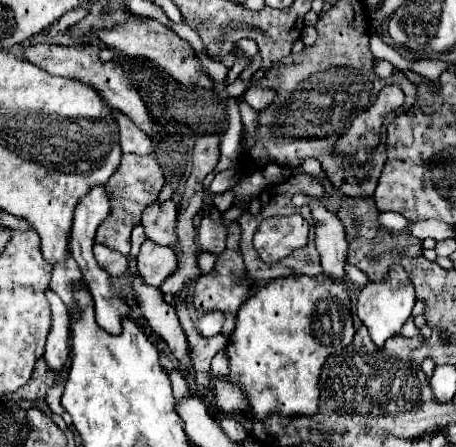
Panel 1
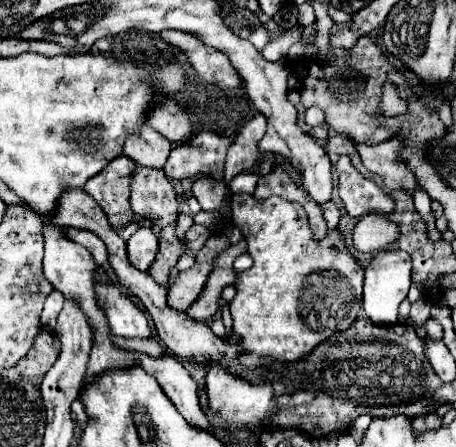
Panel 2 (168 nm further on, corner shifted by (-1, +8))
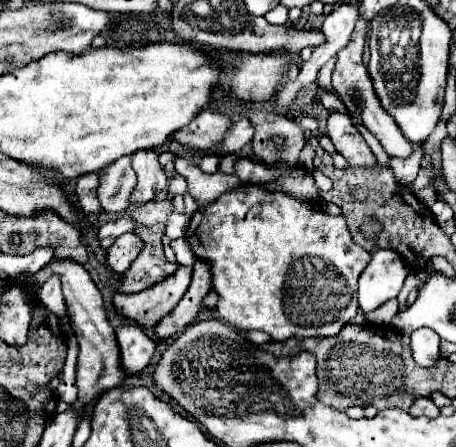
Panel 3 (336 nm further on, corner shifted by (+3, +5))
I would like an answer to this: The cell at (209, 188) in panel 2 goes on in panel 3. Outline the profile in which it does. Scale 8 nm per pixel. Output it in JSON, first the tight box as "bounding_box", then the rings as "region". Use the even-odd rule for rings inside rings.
{"bounding_box":[175,159,241,207],"region":[[[175,159],[175,171],[187,179],[189,193],[197,201],[197,205],[205,207],[213,203],[219,195],[225,191],[231,191],[241,185],[241,181],[235,175],[225,175],[225,173],[205,173],[197,165],[187,163],[185,159]]]}

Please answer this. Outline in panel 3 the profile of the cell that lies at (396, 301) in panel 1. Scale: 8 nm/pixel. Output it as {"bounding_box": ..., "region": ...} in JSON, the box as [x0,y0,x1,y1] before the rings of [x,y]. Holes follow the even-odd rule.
{"bounding_box":[359,249,409,313],"region":[[[379,249],[359,277],[359,305],[363,313],[375,311],[385,301],[395,299],[409,275],[409,265],[397,251]]]}

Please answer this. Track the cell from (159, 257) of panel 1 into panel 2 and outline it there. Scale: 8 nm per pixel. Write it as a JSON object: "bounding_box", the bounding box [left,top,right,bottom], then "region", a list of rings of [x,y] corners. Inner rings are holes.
{"bounding_box":[127,226,159,272],"region":[[[141,226],[129,240],[127,240],[127,254],[135,268],[147,272],[155,262],[159,252],[159,238],[149,226]]]}

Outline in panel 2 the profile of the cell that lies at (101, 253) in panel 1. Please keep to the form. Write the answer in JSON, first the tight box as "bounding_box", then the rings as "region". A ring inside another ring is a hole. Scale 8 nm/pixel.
{"bounding_box":[67,228,109,266],"region":[[[69,228],[69,230],[67,230],[67,238],[71,238],[71,240],[75,240],[75,242],[83,244],[83,246],[93,254],[95,264],[103,266],[103,264],[107,262],[109,256],[107,256],[105,242],[103,242],[97,234],[93,234],[93,232],[89,232],[89,230],[73,230],[73,228]]]}

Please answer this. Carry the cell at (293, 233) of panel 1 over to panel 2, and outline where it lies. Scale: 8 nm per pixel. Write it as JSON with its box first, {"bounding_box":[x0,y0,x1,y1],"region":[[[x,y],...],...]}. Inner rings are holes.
{"bounding_box":[229,194,363,368],"region":[[[233,194],[231,210],[231,224],[243,230],[249,254],[253,258],[253,268],[239,274],[235,284],[237,294],[229,304],[233,316],[233,332],[239,336],[241,344],[241,352],[237,358],[243,366],[263,368],[273,362],[299,362],[303,356],[311,354],[323,340],[347,330],[357,320],[361,310],[363,268],[347,252],[339,230],[335,230],[335,234],[329,232],[325,240],[315,242],[301,204],[283,200],[279,196],[255,200],[249,194]],[[331,246],[337,246],[341,252],[333,252]]]}

